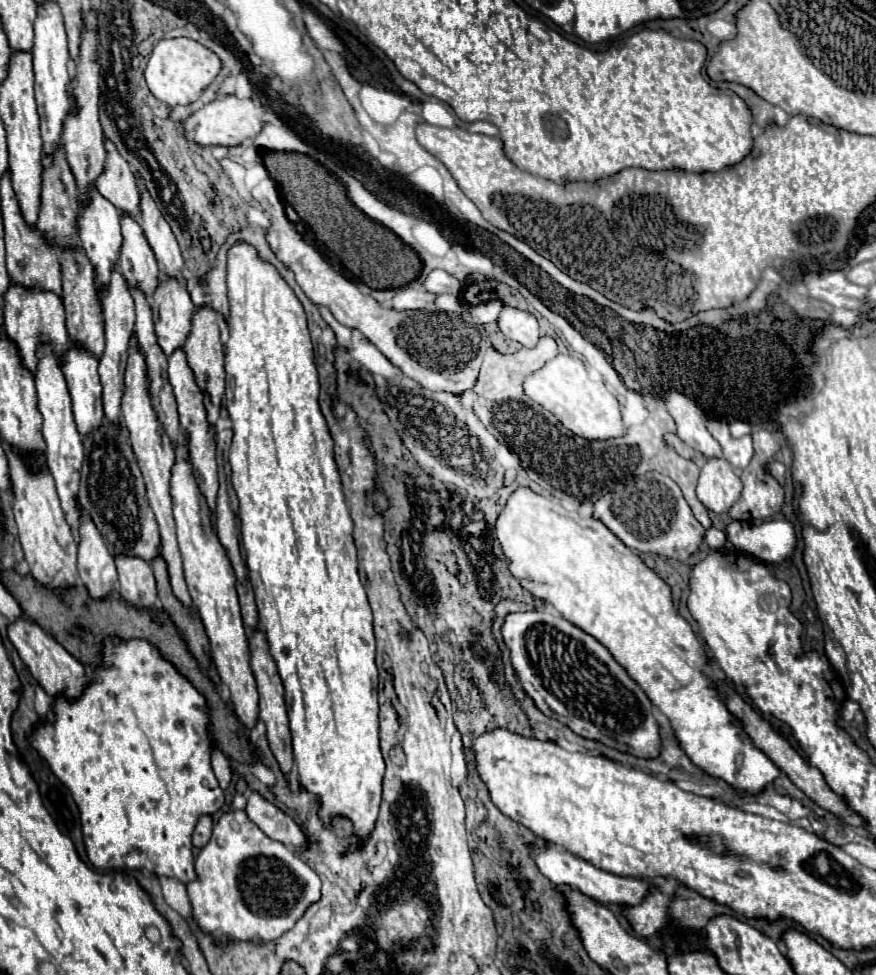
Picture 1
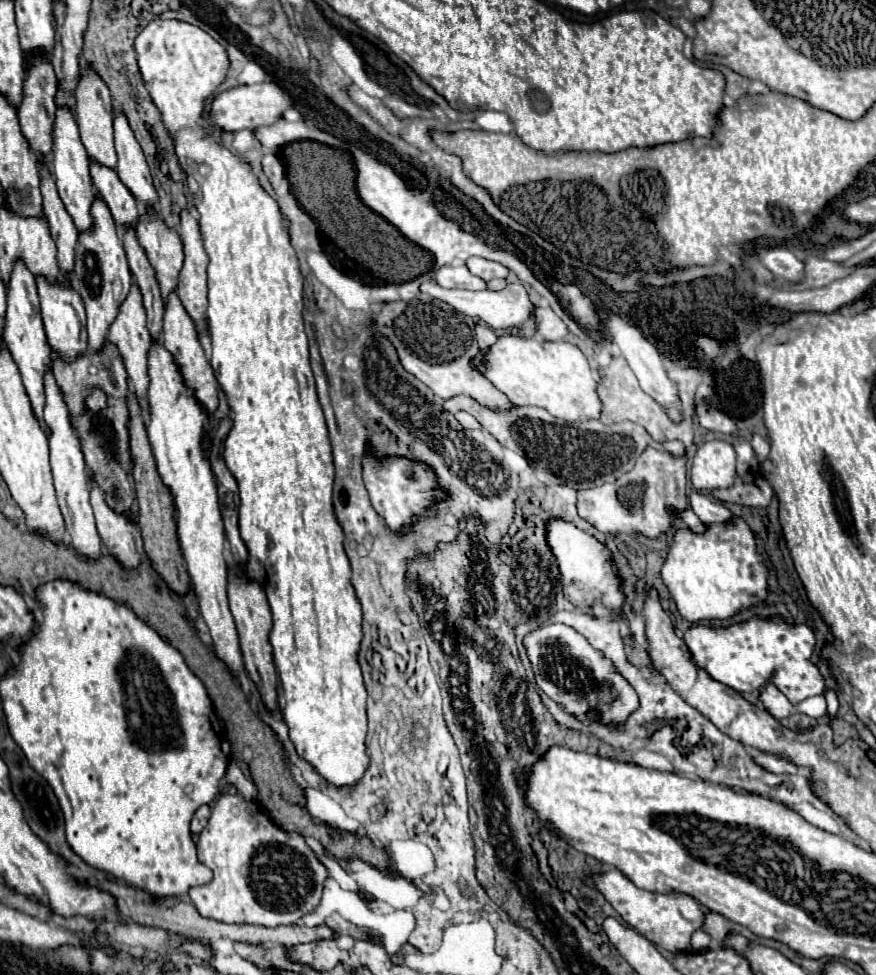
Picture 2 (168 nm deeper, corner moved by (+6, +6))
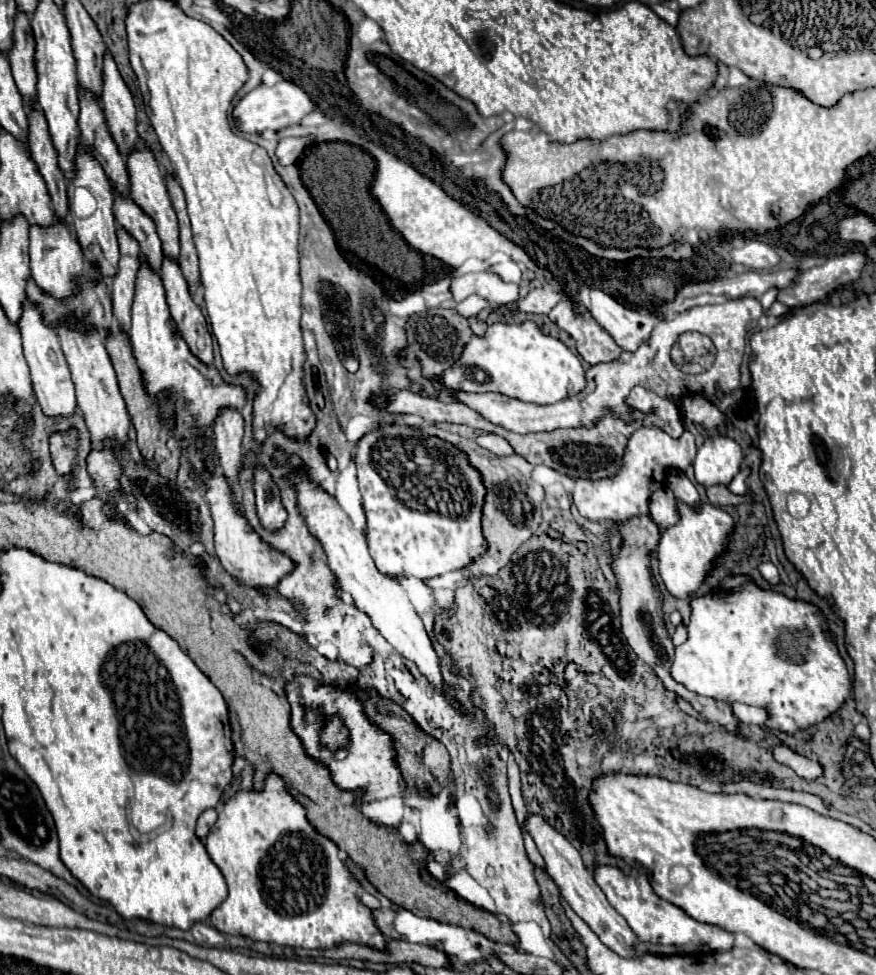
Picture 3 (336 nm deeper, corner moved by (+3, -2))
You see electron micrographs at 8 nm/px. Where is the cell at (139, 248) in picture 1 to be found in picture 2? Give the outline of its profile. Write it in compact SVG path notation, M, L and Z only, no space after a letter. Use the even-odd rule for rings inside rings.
M92 163L90 165L90 175L92 175L94 187L96 187L100 199L104 199L106 207L110 209L116 227L120 231L124 231L124 227L136 229L138 217L140 217L138 203L132 197L132 193L120 183L116 171L108 169L108 167L102 167L98 163Z

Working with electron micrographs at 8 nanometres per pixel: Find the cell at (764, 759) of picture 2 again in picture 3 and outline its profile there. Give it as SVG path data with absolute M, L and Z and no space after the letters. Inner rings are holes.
M795 753L795 763L793 763L793 771L803 777L803 779L817 779L823 775L823 767L817 761L811 761L799 753Z

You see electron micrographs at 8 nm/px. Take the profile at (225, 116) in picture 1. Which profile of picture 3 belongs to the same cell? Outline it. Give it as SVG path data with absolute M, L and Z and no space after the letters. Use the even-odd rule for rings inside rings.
M279 81L273 87L259 85L251 93L247 93L237 103L237 107L233 109L233 117L237 121L239 131L243 131L243 133L263 133L265 129L279 131L283 127L297 125L309 111L313 111L313 107L315 107L315 103L309 99L309 95L299 85L295 85L291 81Z

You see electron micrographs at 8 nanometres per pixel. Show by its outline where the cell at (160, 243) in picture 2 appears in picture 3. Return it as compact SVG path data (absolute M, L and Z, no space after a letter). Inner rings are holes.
M137 145L135 149L131 149L131 153L127 155L127 171L129 171L129 195L131 199L155 221L157 225L157 235L163 243L163 253L177 259L179 257L179 227L177 227L177 215L175 209L171 205L167 187L165 187L165 177L153 157L153 151L149 147L141 147Z

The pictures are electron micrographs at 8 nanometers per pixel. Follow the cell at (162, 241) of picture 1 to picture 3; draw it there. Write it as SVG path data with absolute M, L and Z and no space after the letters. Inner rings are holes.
M105 51L103 57L103 85L101 85L101 105L105 111L107 127L111 131L111 137L115 139L121 153L129 153L139 135L135 129L135 103L133 95L127 89L125 81L121 79L115 61L111 59L111 53Z

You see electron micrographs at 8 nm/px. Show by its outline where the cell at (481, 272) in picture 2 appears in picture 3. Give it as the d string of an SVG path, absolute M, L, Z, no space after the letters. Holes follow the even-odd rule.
M503 261L503 263L495 263L489 267L489 271L497 273L503 281L509 281L509 283L519 283L521 281L521 269L515 261Z

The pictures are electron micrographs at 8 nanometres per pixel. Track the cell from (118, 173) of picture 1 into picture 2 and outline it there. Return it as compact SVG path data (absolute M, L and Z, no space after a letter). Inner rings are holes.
M82 71L78 89L76 89L76 123L80 127L82 145L88 151L88 157L94 163L104 163L104 167L116 169L116 151L114 151L114 131L112 131L112 107L110 107L110 91L104 81L88 71Z

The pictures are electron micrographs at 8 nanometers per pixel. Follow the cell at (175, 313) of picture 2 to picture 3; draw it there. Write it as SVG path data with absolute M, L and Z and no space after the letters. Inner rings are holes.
M163 257L161 265L161 279L167 291L167 303L171 309L171 317L177 321L179 333L189 343L189 349L193 355L197 355L203 363L213 363L213 345L211 345L211 333L207 329L205 315L195 305L187 281L183 273L179 271L177 261L171 257Z

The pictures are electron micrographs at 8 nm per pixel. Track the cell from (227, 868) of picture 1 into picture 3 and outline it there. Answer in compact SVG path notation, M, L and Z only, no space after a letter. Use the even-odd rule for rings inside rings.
M269 773L261 789L237 791L227 799L207 835L205 847L229 887L227 899L209 919L221 933L305 949L333 949L349 941L375 951L387 951L387 937L377 929L373 911L365 907L357 895L361 883L339 859L339 847L311 827L305 807L289 793L281 775Z

